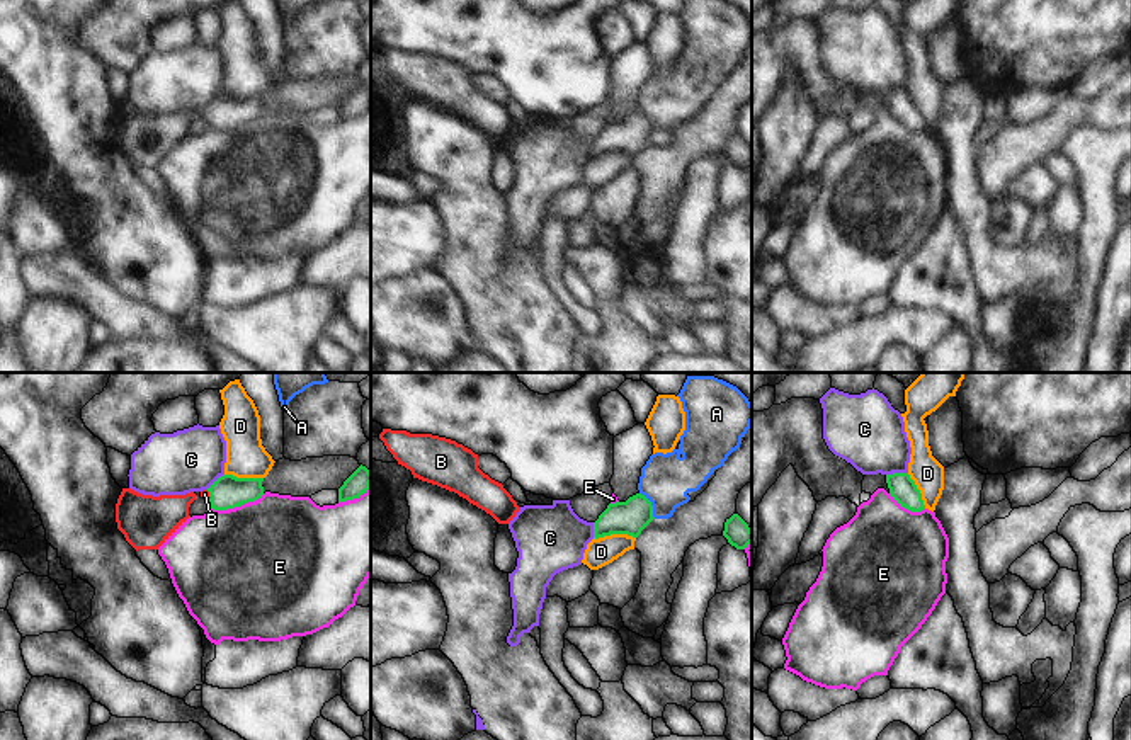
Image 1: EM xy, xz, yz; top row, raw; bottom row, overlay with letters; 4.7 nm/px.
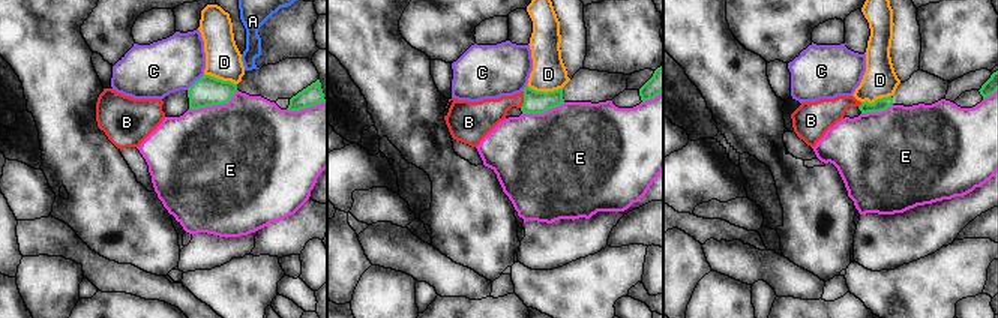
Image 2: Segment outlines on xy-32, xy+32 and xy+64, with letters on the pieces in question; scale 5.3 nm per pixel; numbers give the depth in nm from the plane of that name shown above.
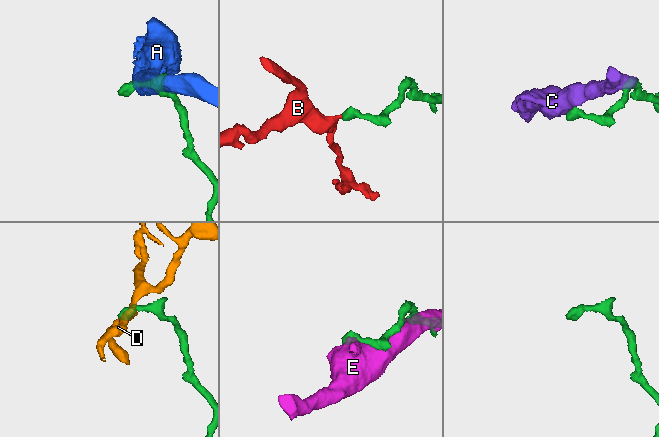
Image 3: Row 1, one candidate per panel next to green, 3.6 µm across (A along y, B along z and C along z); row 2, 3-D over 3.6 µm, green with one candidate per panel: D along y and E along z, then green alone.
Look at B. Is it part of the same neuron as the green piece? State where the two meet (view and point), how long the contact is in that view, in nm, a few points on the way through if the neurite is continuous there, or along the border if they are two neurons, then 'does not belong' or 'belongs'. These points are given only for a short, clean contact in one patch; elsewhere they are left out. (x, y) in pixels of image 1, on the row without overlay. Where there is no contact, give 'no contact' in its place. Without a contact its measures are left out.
meets green in xy at (210, 114); contact 50 nm long; runs through xy (227, 111), (210, 114), (204, 113); belongs

